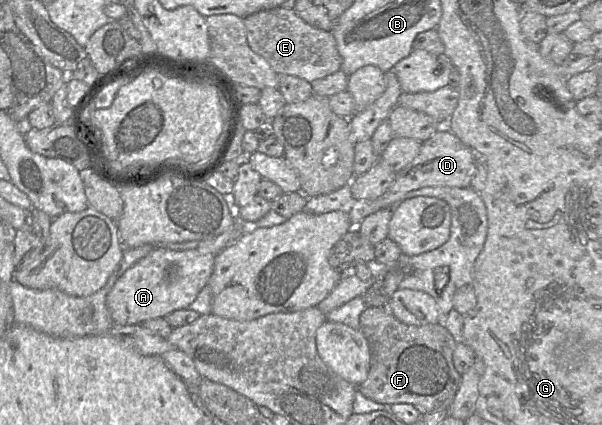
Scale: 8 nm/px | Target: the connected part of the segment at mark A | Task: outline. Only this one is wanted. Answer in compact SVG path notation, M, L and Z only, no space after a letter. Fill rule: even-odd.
M156 248L127 269L106 297L112 320L118 325L141 324L166 317L176 310L188 309L199 292L208 285L214 268L215 254L201 253L196 248L171 250Z

